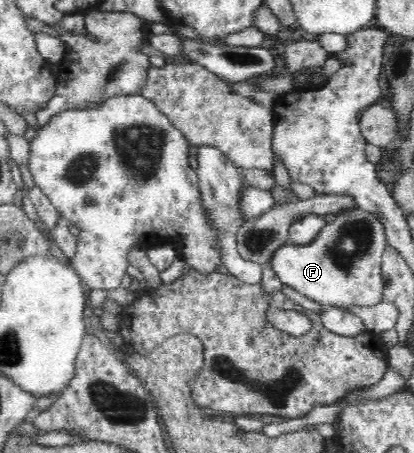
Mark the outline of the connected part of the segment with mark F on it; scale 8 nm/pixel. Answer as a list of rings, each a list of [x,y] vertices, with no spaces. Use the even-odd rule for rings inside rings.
[[[361,208],[341,211],[341,214],[336,216],[337,218],[331,224],[327,223],[311,242],[302,245],[285,244],[279,250],[275,250],[268,263],[283,285],[292,287],[315,302],[339,308],[351,305],[377,305],[384,300],[381,265],[383,254],[388,246],[382,221],[377,214],[369,214]]]

